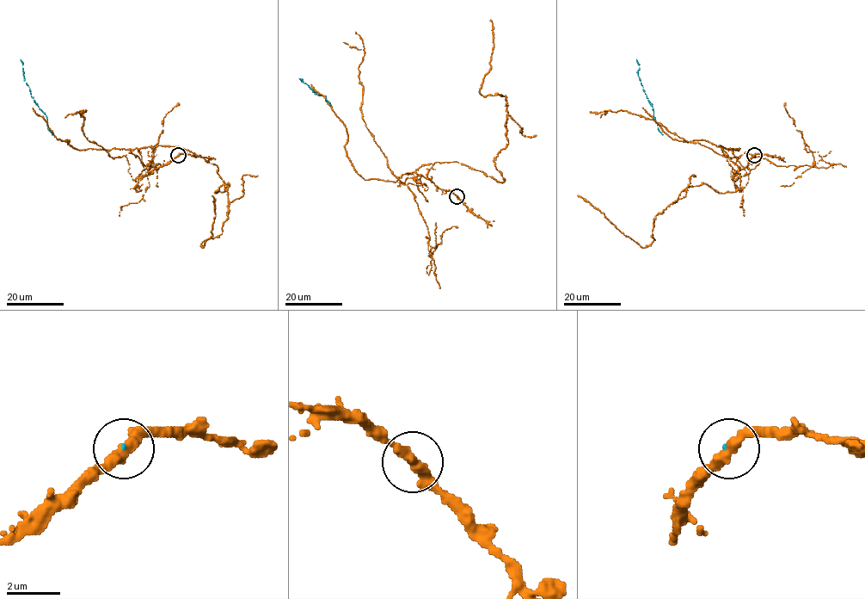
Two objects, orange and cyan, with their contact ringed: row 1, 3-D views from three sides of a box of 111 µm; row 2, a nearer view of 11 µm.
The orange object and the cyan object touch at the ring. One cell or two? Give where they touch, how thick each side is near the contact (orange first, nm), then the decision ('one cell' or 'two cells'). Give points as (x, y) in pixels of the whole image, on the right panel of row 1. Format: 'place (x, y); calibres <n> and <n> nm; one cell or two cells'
place (754, 155); calibres 380 and 70 nm; two cells

